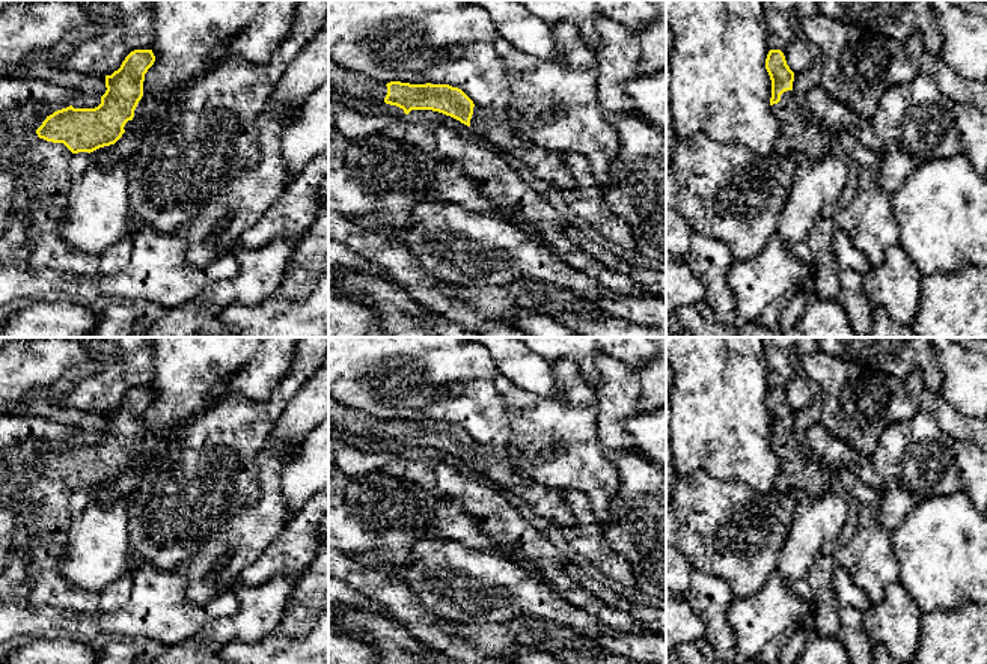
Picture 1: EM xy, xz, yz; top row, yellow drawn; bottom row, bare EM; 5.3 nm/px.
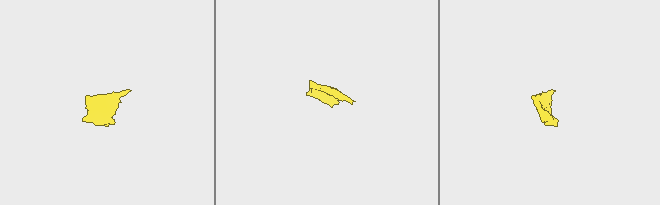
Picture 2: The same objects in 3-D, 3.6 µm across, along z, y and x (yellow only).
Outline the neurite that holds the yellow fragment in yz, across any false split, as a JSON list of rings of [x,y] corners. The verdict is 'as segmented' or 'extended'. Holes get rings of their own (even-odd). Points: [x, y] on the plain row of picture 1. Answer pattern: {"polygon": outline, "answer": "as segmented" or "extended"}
{"polygon": [[[770,387],[765,407],[772,417],[772,450],[778,458],[779,483],[785,488],[821,497],[830,491],[823,476],[823,465],[815,458],[805,458],[793,429],[794,410],[781,387]]], "answer": "extended"}

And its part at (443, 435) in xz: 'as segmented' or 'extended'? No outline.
extended

